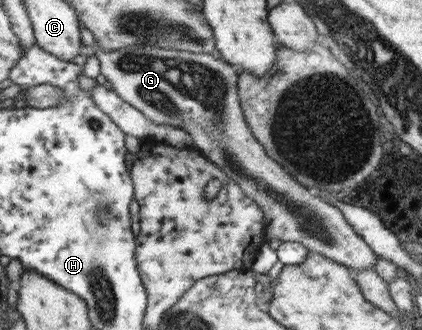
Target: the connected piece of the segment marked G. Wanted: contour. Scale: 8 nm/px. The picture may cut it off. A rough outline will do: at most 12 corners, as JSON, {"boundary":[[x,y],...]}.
{"boundary":[[95,50],[114,93],[265,212],[266,242],[347,269],[373,249],[248,127],[214,54]]}

